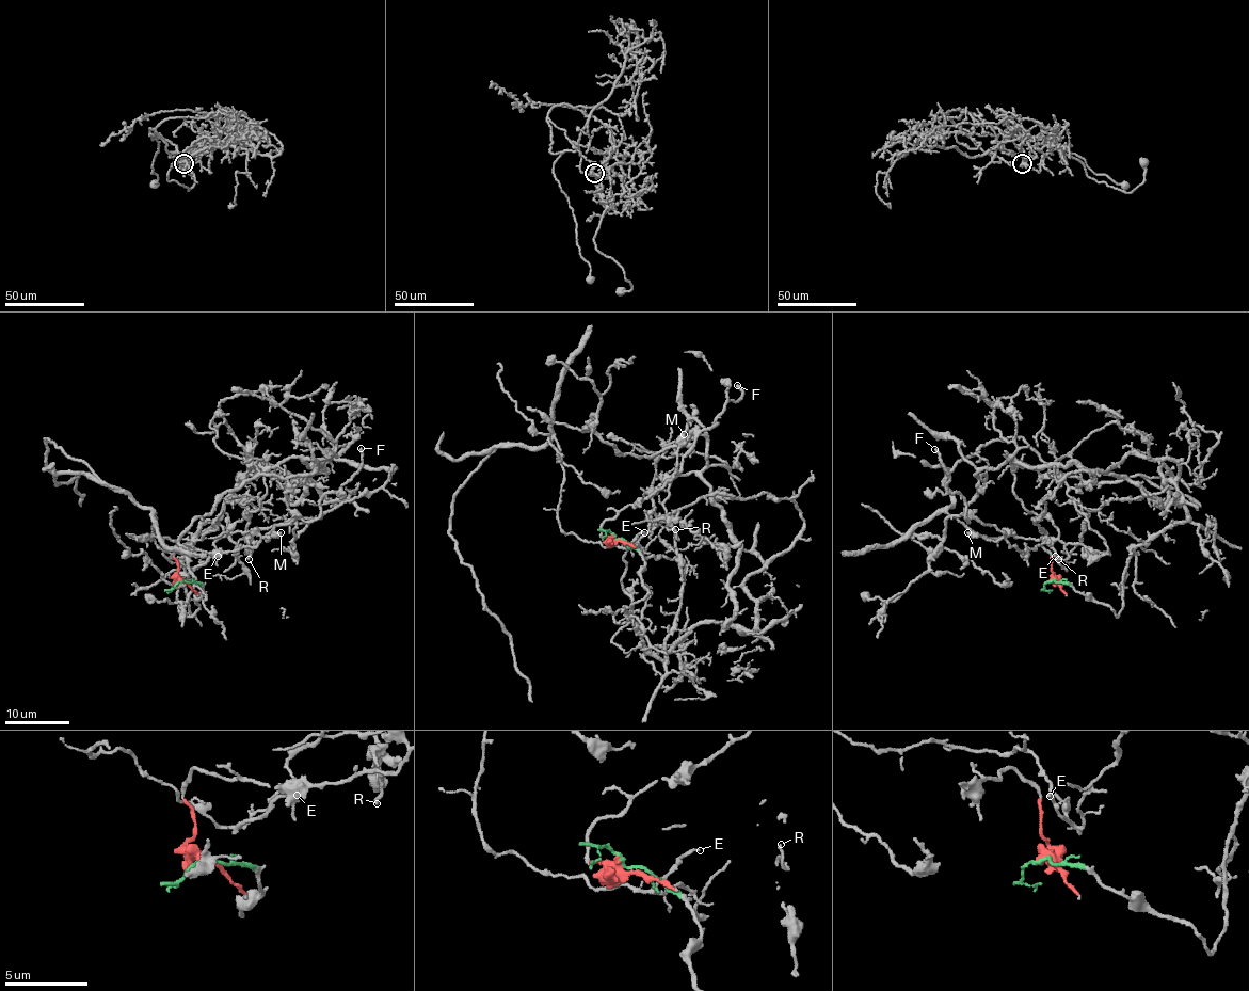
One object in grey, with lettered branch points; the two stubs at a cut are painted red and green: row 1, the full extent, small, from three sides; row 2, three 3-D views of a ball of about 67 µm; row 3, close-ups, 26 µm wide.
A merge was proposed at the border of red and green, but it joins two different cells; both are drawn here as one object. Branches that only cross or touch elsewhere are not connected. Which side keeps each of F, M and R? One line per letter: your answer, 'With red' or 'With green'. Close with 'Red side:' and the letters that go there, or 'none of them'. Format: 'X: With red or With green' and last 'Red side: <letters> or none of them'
F: With red
M: With red
R: With green
Red side: F, M

